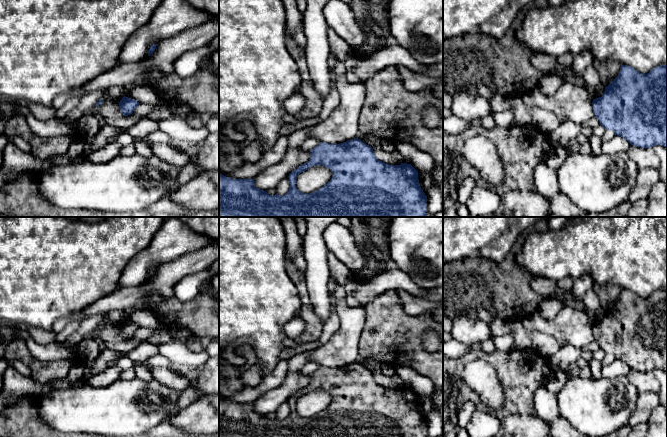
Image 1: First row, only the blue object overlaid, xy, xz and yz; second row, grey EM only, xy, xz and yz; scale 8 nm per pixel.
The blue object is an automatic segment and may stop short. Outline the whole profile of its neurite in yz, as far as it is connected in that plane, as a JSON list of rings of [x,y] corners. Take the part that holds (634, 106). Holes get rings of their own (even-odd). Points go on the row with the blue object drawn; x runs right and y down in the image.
[[[621,65],[619,75],[605,87],[601,97],[593,99],[592,106],[600,125],[625,138],[631,145],[667,148],[667,65],[657,66],[647,74]]]

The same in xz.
[[[358,138],[348,140],[341,144],[328,144],[321,142],[310,151],[309,161],[292,171],[288,178],[290,188],[285,195],[280,196],[277,194],[269,195],[266,191],[256,188],[254,179],[233,179],[219,173],[219,217],[427,217],[427,196],[420,187],[418,171],[411,164],[401,163],[400,165],[389,165],[378,160],[375,156],[375,153],[373,152],[373,148]],[[317,165],[323,165],[332,171],[331,180],[322,186],[318,191],[312,192],[310,194],[300,192],[296,187],[297,176],[310,167]]]

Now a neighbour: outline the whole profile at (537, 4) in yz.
[[[535,0],[527,4],[518,12],[512,26],[500,39],[483,34],[464,34],[443,40],[443,92],[451,96],[467,92],[488,99],[496,94],[519,94],[524,97],[546,75],[558,76],[563,83],[566,82],[568,77],[573,76],[571,66],[560,66],[550,74],[537,71],[530,64],[530,51],[516,39],[516,32],[526,14],[531,9],[544,9],[548,6],[548,0]]]

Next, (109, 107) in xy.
[[[106,97],[102,100],[102,103],[96,107],[92,107],[88,112],[89,114],[98,115],[103,117],[122,117],[124,116],[120,110],[119,102],[121,99]]]

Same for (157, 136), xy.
[[[159,129],[151,132],[147,137],[149,141],[153,143],[171,143],[172,139],[166,133],[160,131]]]

